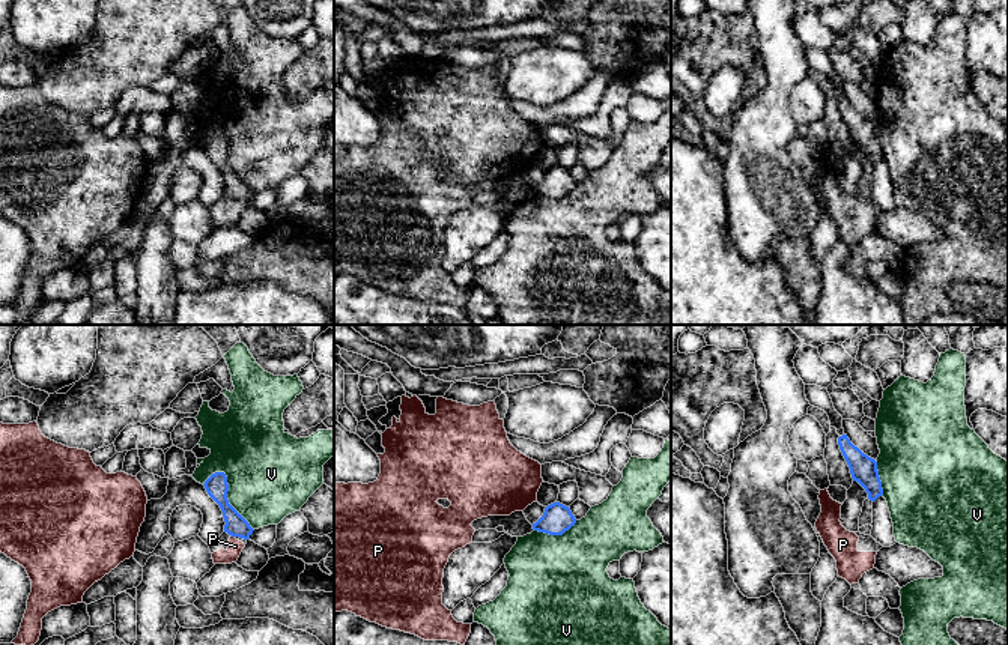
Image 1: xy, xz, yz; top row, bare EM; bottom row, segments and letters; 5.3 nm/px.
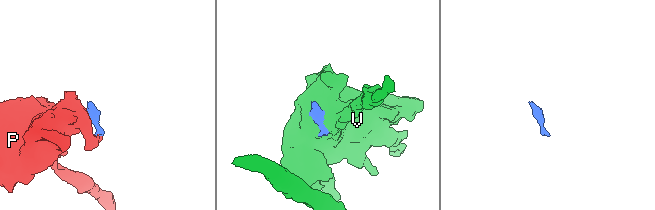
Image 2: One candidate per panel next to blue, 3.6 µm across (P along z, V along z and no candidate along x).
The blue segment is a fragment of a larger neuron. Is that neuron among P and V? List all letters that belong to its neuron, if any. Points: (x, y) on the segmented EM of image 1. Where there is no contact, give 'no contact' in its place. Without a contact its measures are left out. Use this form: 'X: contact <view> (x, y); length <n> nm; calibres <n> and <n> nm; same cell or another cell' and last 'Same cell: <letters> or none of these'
P: contact xy (232, 535); length 30 nm; calibres 110 and 80 nm; another cell
V: contact xy (226, 496); length 380 nm; calibres 120 and 440 nm; another cell
Same cell: none of these

